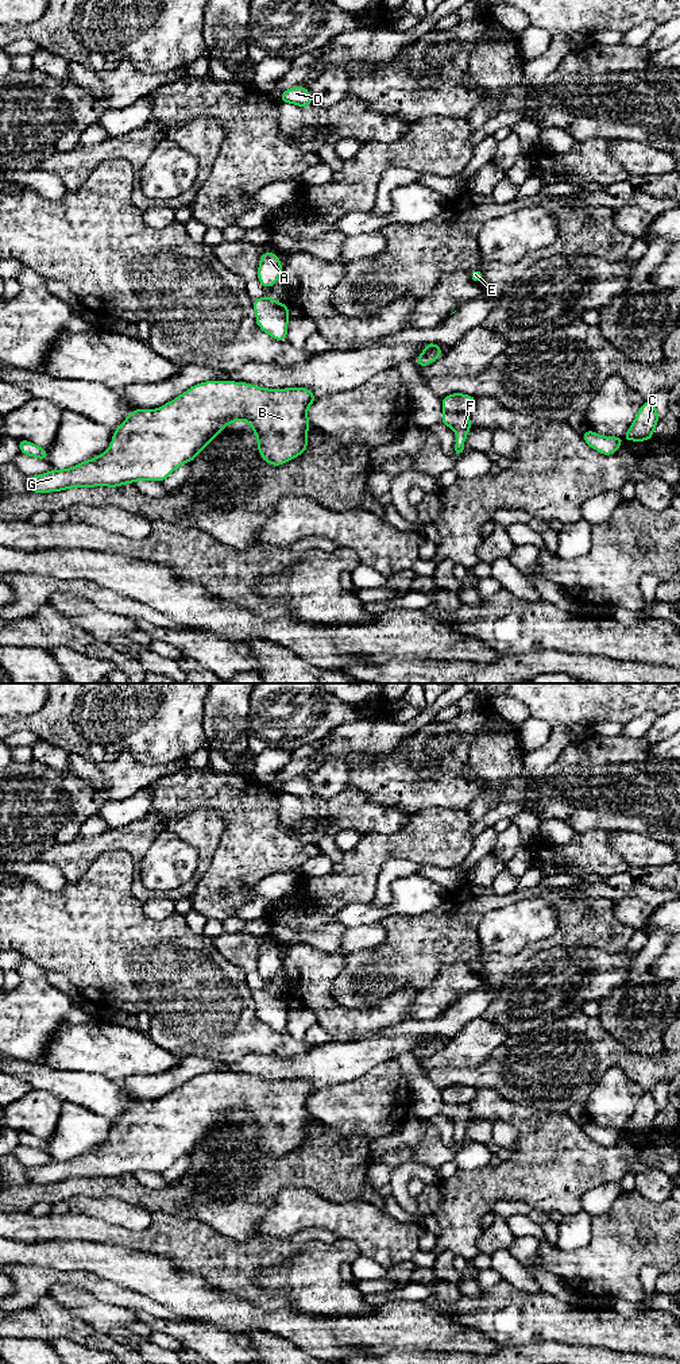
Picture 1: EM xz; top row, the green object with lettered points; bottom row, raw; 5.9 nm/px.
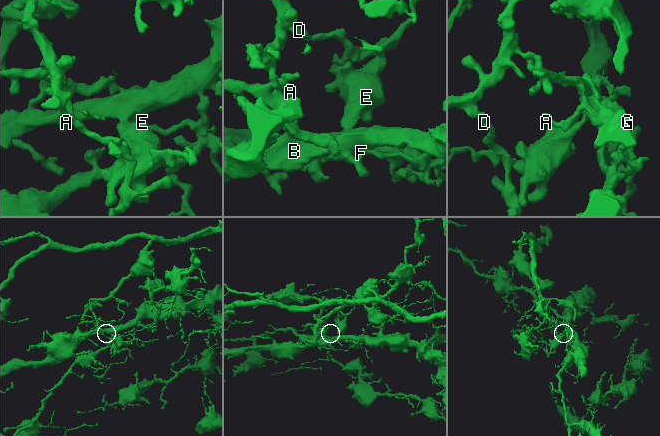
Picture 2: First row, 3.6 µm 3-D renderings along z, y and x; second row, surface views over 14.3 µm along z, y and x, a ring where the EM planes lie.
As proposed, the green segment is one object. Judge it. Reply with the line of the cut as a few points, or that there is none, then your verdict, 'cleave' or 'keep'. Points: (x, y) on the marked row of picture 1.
no cut | keep

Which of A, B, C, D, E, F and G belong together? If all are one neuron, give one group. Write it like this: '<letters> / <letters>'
A B C D E F G

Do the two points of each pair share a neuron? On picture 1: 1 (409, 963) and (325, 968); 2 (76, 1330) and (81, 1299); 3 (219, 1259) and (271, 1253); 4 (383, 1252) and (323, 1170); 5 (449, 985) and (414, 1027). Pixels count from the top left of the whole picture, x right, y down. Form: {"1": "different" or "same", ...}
{"1": "different", "2": "different", "3": "same", "4": "different", "5": "different"}

